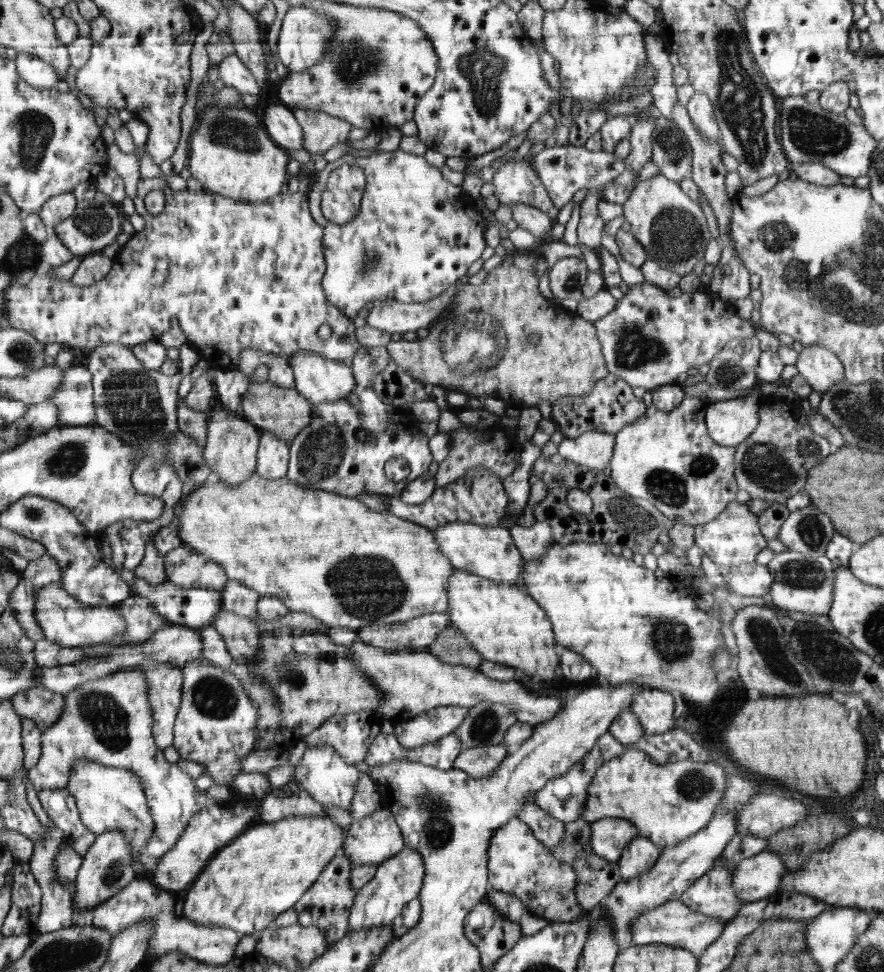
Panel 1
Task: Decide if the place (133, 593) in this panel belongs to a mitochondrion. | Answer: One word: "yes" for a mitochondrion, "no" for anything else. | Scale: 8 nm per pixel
no

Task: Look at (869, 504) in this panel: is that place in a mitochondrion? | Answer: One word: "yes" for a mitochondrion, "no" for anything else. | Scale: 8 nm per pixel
no

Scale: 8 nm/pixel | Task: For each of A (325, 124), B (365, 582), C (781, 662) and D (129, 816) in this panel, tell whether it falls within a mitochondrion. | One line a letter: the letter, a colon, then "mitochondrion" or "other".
A: other
B: mitochondrion
C: mitochondrion
D: mitochondrion

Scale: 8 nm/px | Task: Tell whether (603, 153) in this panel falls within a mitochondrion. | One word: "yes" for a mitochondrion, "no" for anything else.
no

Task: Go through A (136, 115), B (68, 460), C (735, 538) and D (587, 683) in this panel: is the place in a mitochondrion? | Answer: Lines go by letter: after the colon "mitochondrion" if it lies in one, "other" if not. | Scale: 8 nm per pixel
A: other
B: mitochondrion
C: other
D: other

